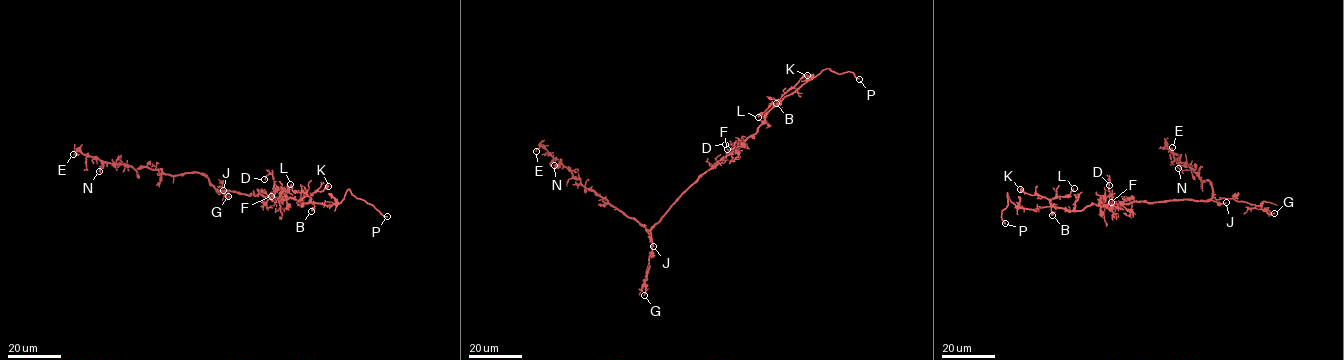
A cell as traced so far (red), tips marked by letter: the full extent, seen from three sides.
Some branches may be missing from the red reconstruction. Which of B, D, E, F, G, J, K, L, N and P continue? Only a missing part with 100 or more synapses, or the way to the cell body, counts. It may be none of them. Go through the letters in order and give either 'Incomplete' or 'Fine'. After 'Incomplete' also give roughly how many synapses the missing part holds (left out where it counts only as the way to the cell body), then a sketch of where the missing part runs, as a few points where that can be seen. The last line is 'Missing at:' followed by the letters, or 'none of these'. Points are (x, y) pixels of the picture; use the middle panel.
B: Fine
D: Fine
E: Fine
F: Fine
G: Fine
J: Fine
K: Fine
L: Fine
N: Fine
P: Incomplete. Course of what is missing: (859, 79), (891, 92)
Missing at: P

